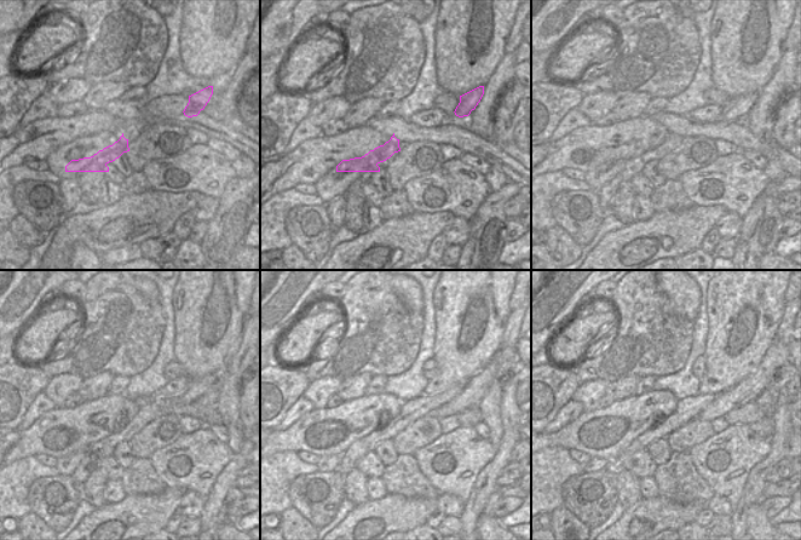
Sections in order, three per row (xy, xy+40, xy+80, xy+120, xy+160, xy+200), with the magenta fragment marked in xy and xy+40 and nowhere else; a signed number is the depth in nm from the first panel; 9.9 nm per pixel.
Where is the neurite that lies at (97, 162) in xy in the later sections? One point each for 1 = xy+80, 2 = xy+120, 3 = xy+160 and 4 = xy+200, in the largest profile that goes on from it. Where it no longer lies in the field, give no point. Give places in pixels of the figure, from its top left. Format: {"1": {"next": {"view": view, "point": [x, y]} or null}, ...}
{"1": {"next": {"view": "xy+80", "point": [646, 162]}}, "2": {"next": {"view": "xy+120", "point": [137, 411]}}, "3": {"next": {"view": "xy+160", "point": [413, 409]}}, "4": {"next": {"view": "xy+200", "point": [690, 407]}}}

